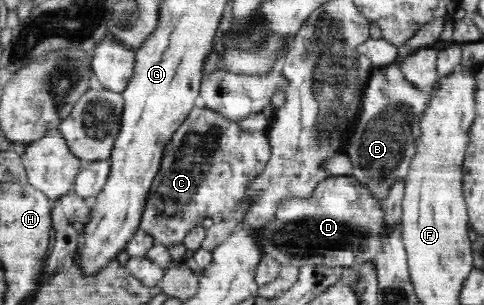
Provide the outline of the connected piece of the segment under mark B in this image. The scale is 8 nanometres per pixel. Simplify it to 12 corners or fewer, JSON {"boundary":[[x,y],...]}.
{"boundary":[[375,67],[348,143],[380,198],[405,180],[428,92]]}

